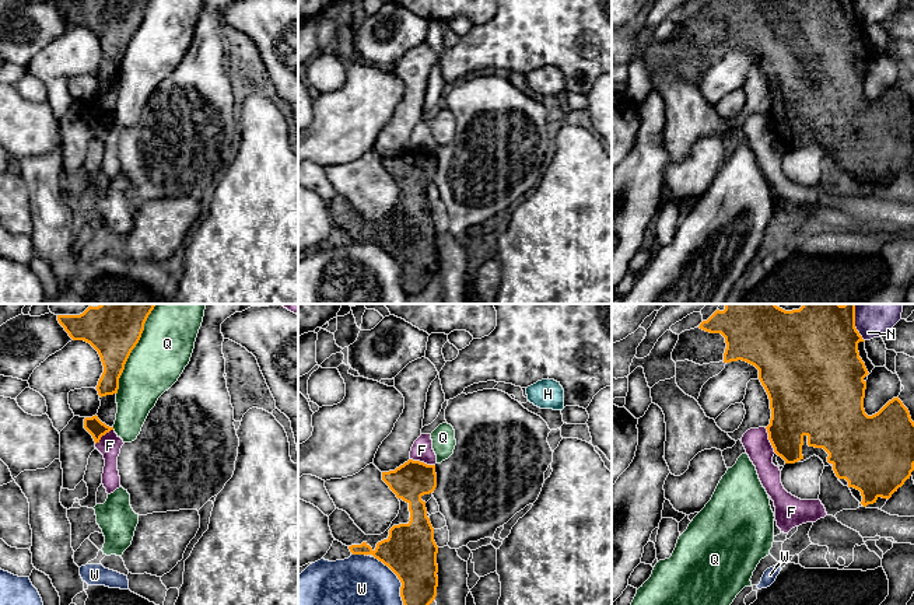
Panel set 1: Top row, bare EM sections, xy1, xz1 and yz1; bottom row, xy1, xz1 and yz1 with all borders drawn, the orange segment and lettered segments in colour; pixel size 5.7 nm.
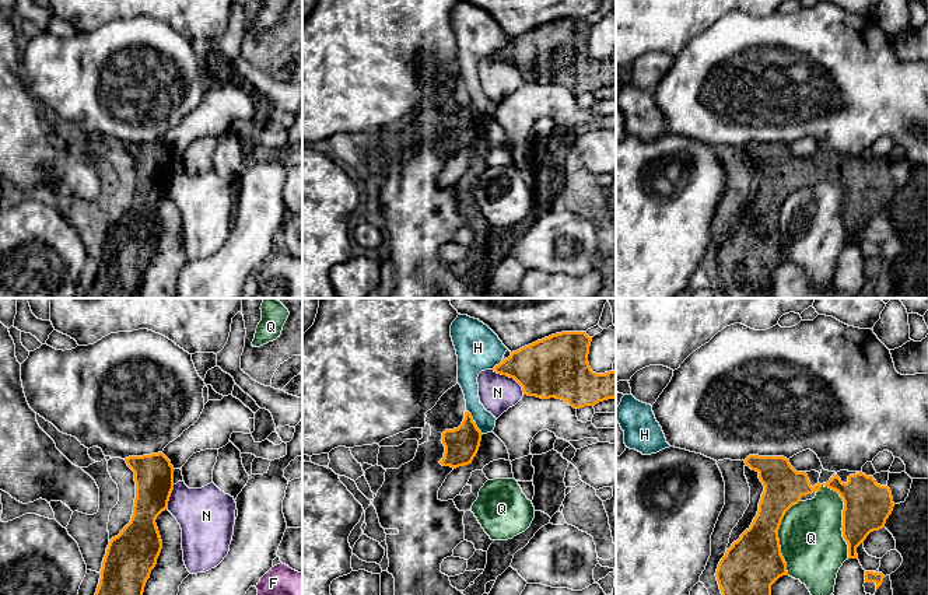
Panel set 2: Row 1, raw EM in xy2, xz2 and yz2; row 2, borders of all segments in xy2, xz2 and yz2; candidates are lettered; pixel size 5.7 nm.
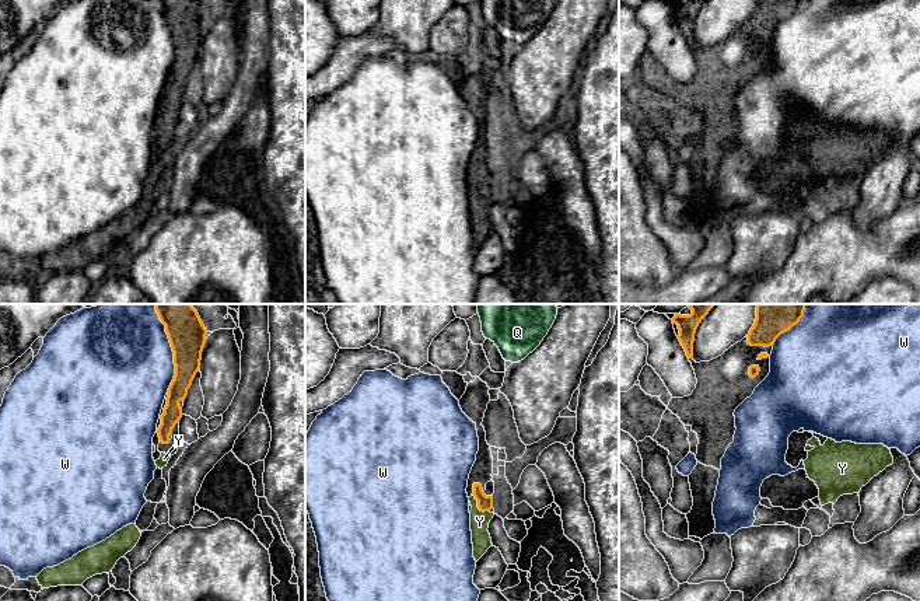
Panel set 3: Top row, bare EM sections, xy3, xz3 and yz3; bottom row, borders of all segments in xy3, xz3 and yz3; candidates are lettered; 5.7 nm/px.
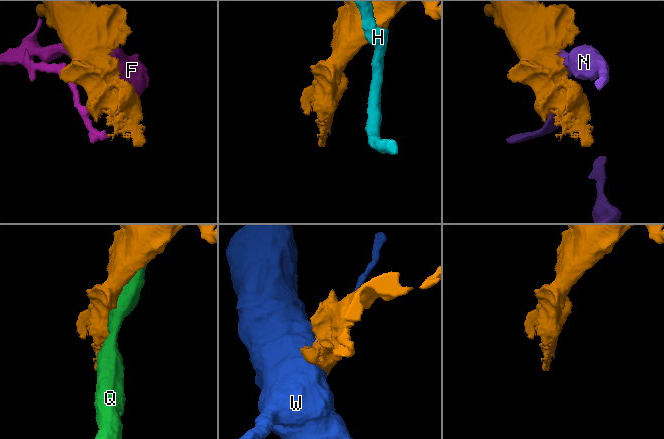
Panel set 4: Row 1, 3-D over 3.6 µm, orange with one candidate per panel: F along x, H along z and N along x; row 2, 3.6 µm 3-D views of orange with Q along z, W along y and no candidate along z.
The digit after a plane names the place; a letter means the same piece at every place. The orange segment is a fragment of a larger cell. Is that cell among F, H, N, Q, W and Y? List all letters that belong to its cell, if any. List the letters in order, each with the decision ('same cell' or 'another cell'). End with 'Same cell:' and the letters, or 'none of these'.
F: another cell
H: another cell
N: another cell
Q: another cell
W: another cell
Y: same cell
Same cell: Y

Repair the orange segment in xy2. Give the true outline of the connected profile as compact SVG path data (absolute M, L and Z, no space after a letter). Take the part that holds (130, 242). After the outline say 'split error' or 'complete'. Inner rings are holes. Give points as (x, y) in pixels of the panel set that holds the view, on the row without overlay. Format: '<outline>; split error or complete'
M162 140L129 143L125 146L134 158L136 185L130 209L111 225L102 248L101 265L94 286L84 298L140 298L140 287L151 256L162 235L155 210L157 203L168 196L174 176L174 153Z; complete

